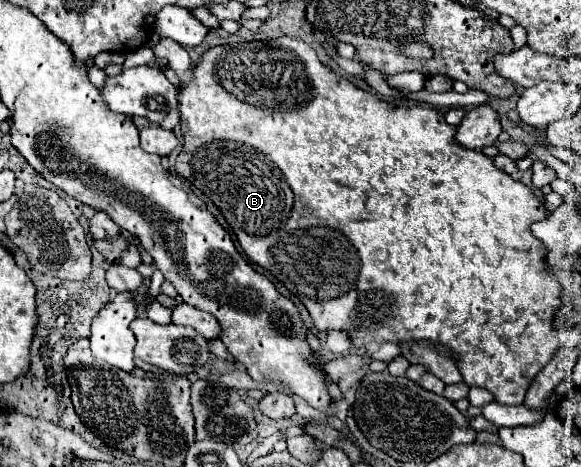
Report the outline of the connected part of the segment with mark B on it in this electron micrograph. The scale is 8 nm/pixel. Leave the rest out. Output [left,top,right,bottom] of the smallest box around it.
[176,36,564,404]

